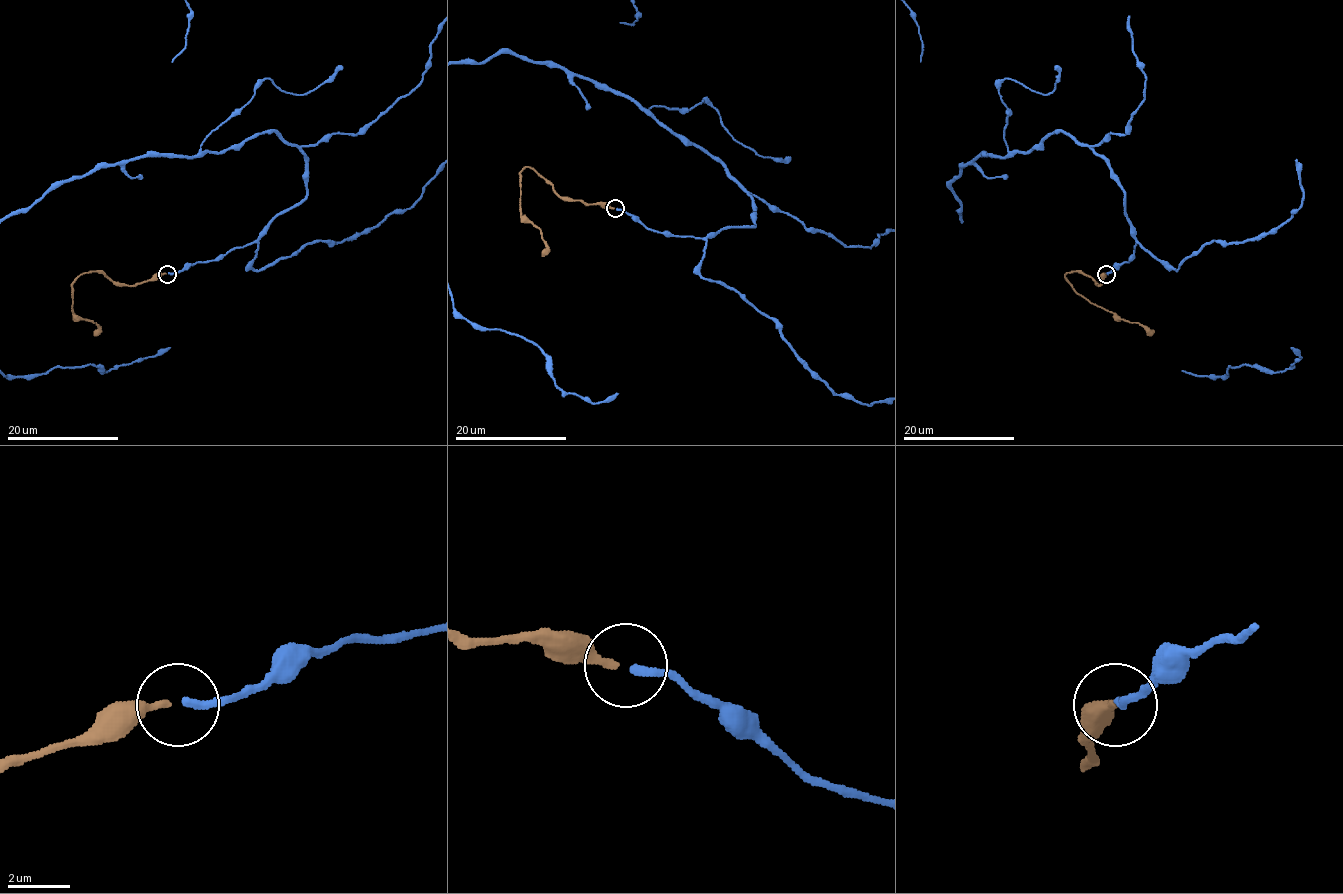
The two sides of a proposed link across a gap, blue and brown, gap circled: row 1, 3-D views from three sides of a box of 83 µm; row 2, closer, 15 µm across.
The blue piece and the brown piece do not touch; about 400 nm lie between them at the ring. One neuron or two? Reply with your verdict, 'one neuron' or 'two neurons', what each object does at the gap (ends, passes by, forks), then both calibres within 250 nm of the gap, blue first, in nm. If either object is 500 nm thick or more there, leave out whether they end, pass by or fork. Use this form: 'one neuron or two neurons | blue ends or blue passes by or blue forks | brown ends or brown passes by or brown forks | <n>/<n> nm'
one neuron | blue ends | brown ends | 280/240 nm

